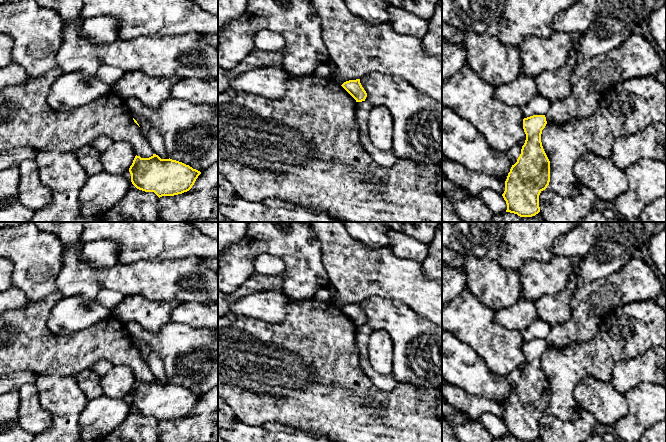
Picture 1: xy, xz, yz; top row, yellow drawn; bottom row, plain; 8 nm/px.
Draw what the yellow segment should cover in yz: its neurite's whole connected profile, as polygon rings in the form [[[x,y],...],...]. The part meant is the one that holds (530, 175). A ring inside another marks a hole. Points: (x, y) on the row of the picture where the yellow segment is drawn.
[[[533,115],[523,119],[523,129],[526,140],[517,162],[512,165],[505,181],[505,191],[502,194],[507,204],[506,212],[520,217],[532,217],[540,212],[539,195],[550,182],[550,161],[541,142],[542,130],[547,124],[545,115]]]

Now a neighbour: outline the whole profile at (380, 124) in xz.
[[[374,106],[368,120],[368,133],[374,146],[390,150],[394,135],[394,121],[385,106]]]

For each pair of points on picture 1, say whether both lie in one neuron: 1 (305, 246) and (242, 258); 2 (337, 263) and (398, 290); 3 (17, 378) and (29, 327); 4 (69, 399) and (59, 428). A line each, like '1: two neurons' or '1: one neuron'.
1: one neuron
2: one neuron
3: two neurons
4: one neuron

